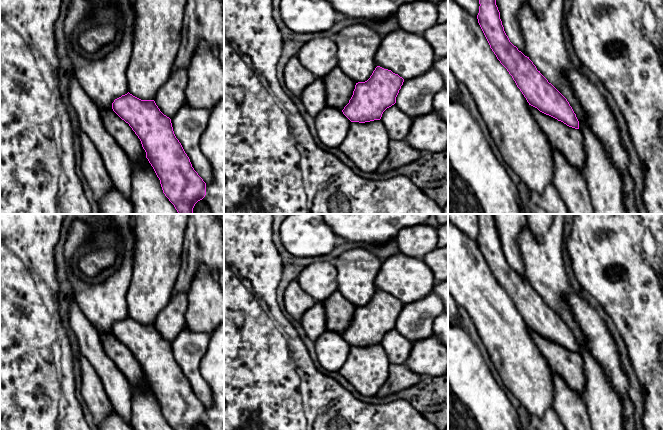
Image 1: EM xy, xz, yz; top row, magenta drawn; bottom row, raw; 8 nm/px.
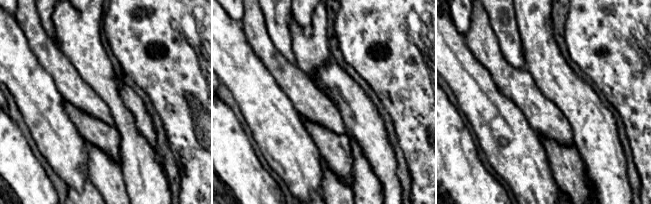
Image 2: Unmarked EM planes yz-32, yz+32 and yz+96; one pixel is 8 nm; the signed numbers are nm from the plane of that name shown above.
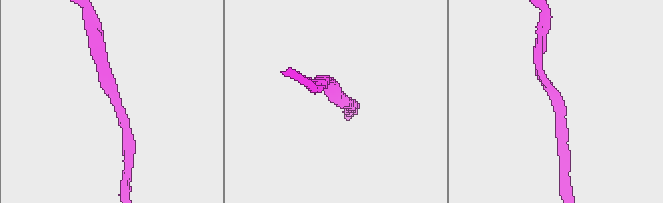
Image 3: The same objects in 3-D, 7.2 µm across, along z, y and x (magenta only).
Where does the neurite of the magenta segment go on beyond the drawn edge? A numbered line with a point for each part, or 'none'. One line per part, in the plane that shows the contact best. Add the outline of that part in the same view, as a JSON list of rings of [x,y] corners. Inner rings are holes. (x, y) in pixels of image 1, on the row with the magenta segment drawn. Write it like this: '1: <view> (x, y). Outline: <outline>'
1: xy (123, 134). Outline: [[[113,110],[101,111],[100,114],[105,129],[127,154],[131,163],[145,162],[146,152],[142,147],[140,139],[129,124],[122,120]]]

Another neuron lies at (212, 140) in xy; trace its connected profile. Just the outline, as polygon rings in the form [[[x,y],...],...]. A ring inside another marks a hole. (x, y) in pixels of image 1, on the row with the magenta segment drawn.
[[[224,98],[210,111],[200,149],[212,167],[212,181],[206,185],[204,200],[212,214],[224,214]]]

